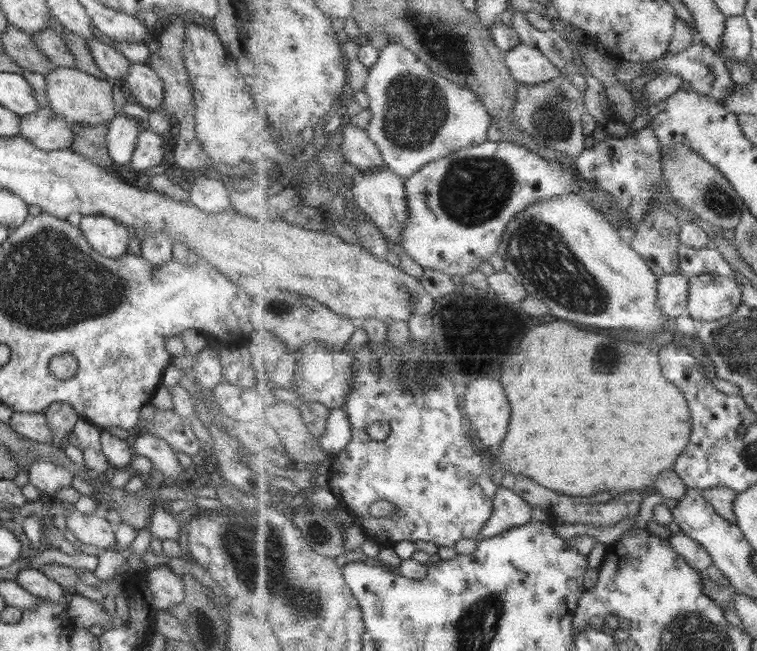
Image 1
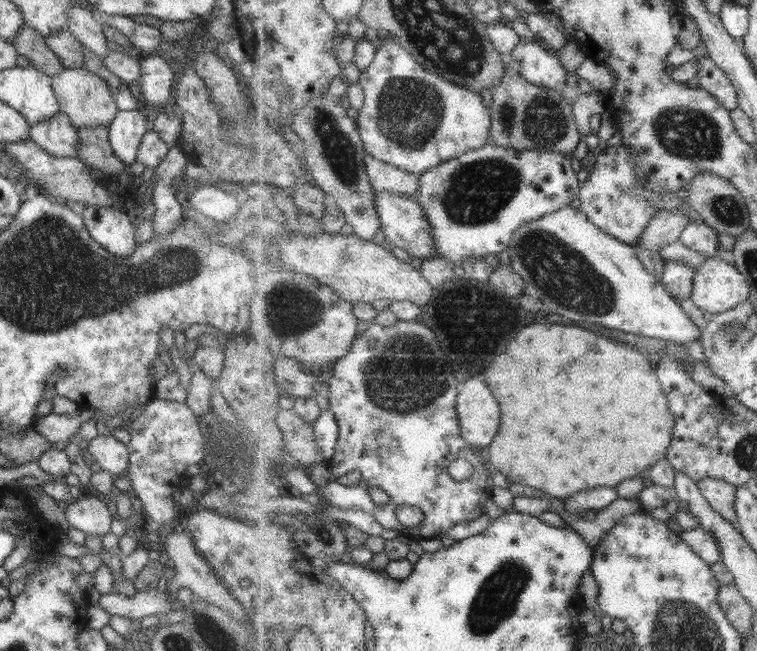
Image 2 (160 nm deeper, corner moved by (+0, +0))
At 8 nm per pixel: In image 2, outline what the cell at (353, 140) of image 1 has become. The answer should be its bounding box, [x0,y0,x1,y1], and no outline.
[366,153,422,198]

